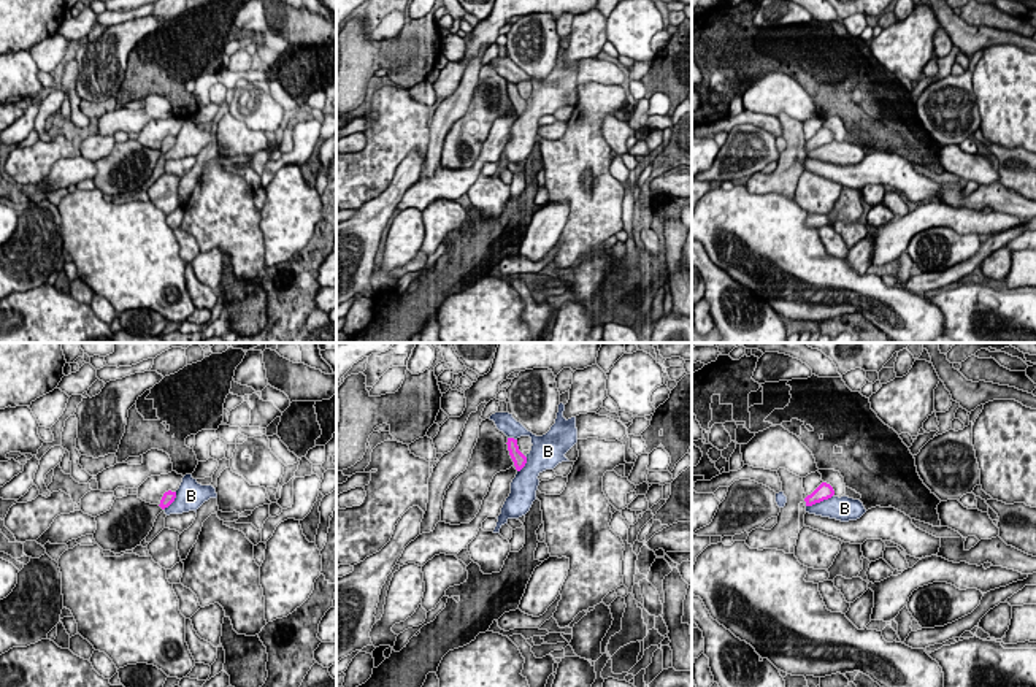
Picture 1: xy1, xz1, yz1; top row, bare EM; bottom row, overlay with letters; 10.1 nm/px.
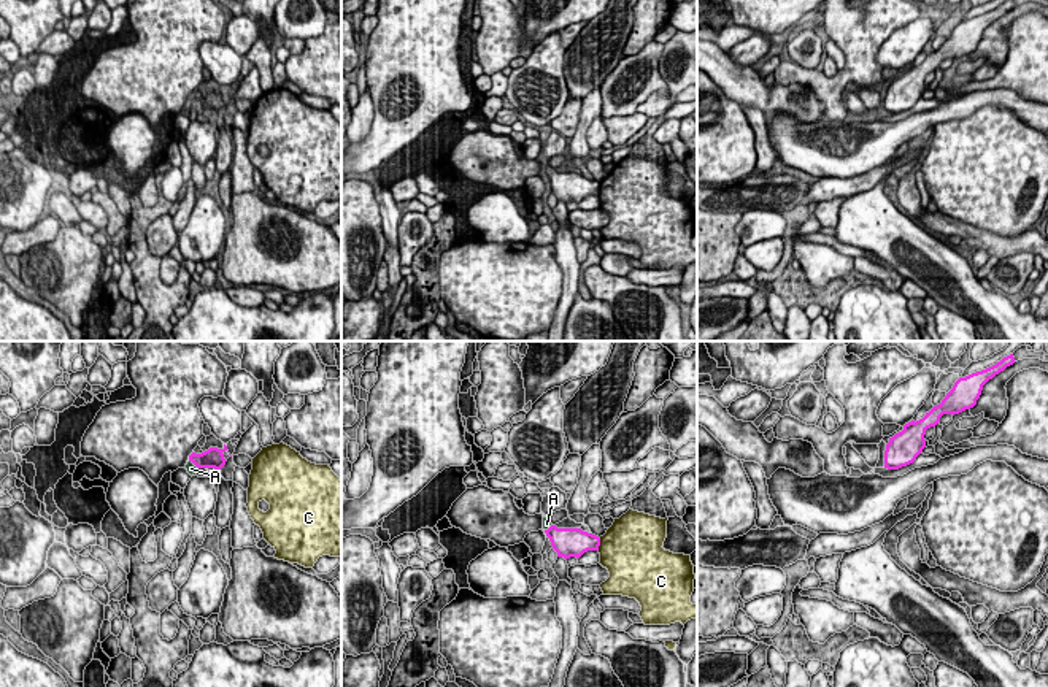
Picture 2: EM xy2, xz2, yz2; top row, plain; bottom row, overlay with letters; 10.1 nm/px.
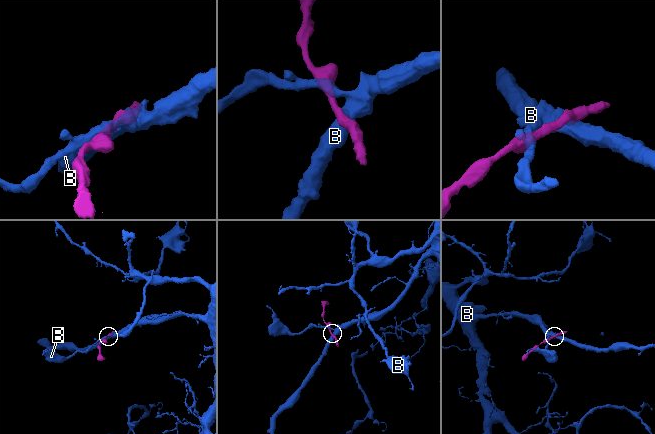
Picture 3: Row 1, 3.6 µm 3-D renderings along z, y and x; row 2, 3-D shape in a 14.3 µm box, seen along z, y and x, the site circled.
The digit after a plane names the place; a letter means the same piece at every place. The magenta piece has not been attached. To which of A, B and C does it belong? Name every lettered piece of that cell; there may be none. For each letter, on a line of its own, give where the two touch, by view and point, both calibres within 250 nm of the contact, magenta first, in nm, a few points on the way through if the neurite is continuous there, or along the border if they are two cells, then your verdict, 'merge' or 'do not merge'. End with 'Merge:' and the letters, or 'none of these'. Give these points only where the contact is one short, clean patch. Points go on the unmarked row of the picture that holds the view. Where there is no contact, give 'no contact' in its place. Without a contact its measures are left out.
A: contact xy2 (194, 108); calibres 200 and 100 nm; way xy2 (213, 102), (194, 108), (191, 113); merge
B: contact yz1 (819, 146); calibres 160 and 240 nm; do not merge
C: contact xz2 (599, 189); calibres 280 and 480 nm; border xz2 (601, 183), (597, 194); do not merge
Merge: A

